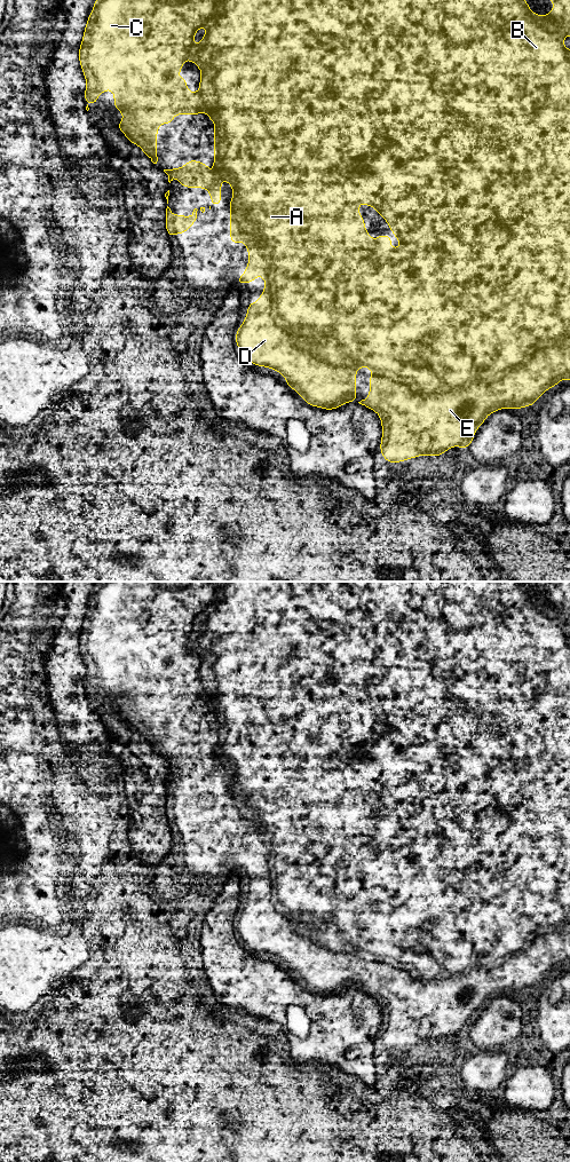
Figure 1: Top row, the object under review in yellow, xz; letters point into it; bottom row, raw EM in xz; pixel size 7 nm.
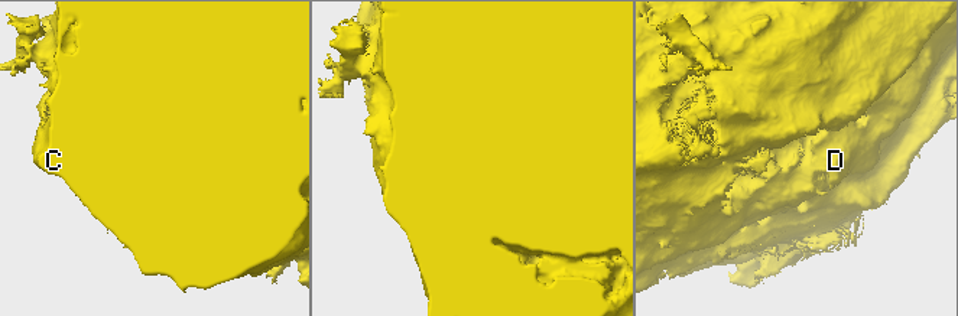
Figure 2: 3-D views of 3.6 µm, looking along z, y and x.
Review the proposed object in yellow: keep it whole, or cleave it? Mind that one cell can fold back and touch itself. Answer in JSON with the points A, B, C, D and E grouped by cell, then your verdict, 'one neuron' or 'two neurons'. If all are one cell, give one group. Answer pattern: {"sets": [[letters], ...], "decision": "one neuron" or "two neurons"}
{"sets": [["A", "B", "C", "D", "E"]], "decision": "one neuron"}

